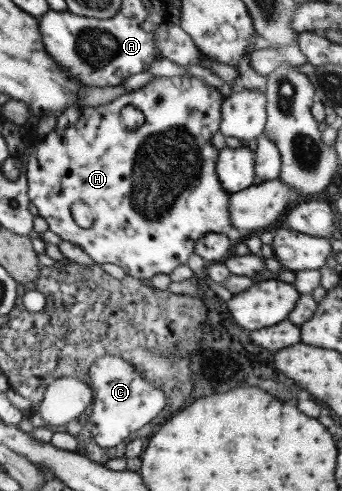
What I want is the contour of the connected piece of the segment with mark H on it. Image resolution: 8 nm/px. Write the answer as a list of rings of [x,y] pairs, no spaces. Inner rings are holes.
[[[183,75],[183,76],[168,76],[168,78],[164,77],[155,77],[152,78],[146,85],[140,87],[137,90],[130,91],[129,93],[126,92],[116,98],[114,98],[112,101],[102,104],[96,107],[83,107],[82,112],[80,112],[79,117],[77,119],[77,122],[75,125],[69,125],[68,127],[65,127],[63,130],[60,130],[58,132],[55,132],[54,128],[46,134],[46,136],[39,142],[35,143],[34,140],[30,139],[32,137],[32,134],[29,135],[29,143],[26,146],[26,149],[24,150],[21,158],[22,162],[22,173],[24,174],[26,178],[26,188],[27,188],[27,198],[34,206],[36,207],[37,215],[40,216],[40,218],[43,218],[46,221],[47,228],[50,229],[58,238],[61,240],[68,240],[68,242],[71,242],[72,244],[76,244],[80,246],[88,254],[88,256],[93,260],[94,263],[98,263],[99,265],[103,265],[104,262],[106,264],[116,264],[116,266],[120,266],[122,268],[123,272],[134,278],[134,279],[146,279],[150,280],[153,278],[155,274],[170,274],[171,270],[174,270],[177,266],[180,265],[186,265],[186,259],[190,254],[193,252],[194,243],[196,240],[198,240],[202,235],[206,235],[208,233],[219,233],[224,226],[230,226],[231,218],[228,220],[228,214],[230,214],[228,210],[228,199],[230,198],[230,194],[228,192],[224,192],[223,188],[220,186],[220,180],[218,180],[215,172],[215,162],[218,156],[218,150],[210,144],[210,139],[212,138],[213,134],[216,133],[216,130],[219,130],[219,122],[221,121],[221,104],[222,104],[222,94],[220,94],[220,91],[218,91],[216,88],[206,85],[206,83],[202,82],[200,78],[194,78],[190,75]],[[124,106],[134,106],[134,108],[138,108],[140,112],[142,112],[142,115],[144,115],[144,122],[142,122],[142,126],[140,128],[136,128],[136,130],[128,130],[128,128],[125,128],[122,126],[122,122],[120,122],[120,108],[124,108]],[[76,201],[82,201],[90,207],[90,211],[94,213],[94,224],[90,226],[90,228],[80,228],[80,226],[77,226],[76,222],[72,220],[72,216],[70,216],[70,205]]]

